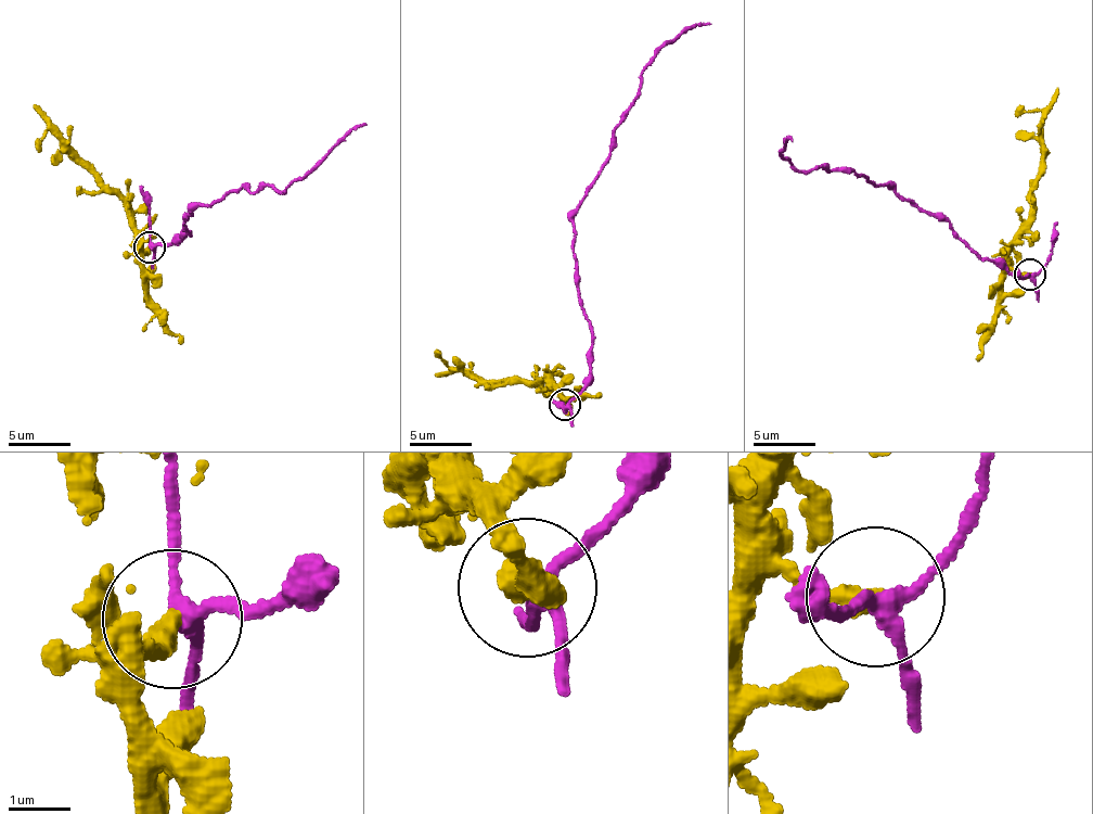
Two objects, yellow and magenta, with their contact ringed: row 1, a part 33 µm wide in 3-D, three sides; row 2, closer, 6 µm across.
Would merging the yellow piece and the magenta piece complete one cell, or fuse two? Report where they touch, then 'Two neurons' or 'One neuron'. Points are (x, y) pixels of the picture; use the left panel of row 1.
Place: (150, 246). One neuron

